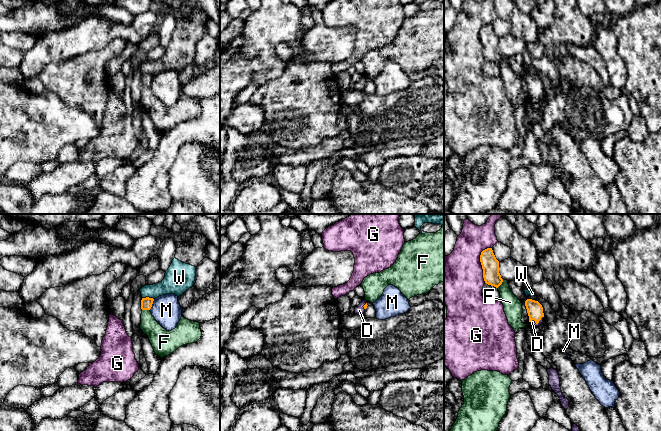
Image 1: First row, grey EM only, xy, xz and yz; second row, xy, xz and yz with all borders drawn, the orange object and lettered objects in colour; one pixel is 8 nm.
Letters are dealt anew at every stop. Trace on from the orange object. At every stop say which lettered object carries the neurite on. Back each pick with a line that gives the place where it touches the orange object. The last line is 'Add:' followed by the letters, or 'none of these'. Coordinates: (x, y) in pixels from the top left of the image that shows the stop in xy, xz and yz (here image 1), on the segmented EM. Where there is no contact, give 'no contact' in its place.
D: contact yz (537, 323)
Add: D

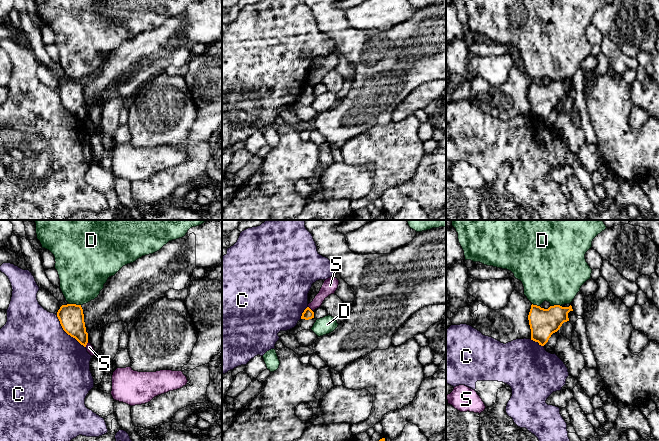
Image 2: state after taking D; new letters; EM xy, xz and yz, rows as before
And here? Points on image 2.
Add: none of these

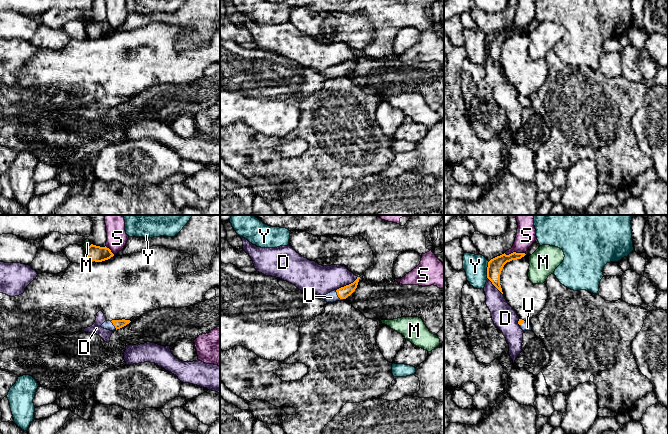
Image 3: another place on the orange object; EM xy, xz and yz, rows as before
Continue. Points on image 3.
U: contact xz (338, 296)
Add: U

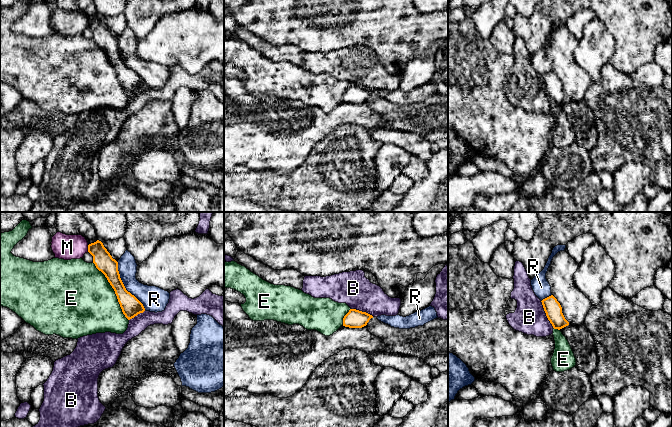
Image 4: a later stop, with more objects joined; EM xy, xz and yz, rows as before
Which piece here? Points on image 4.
Add: none of these

